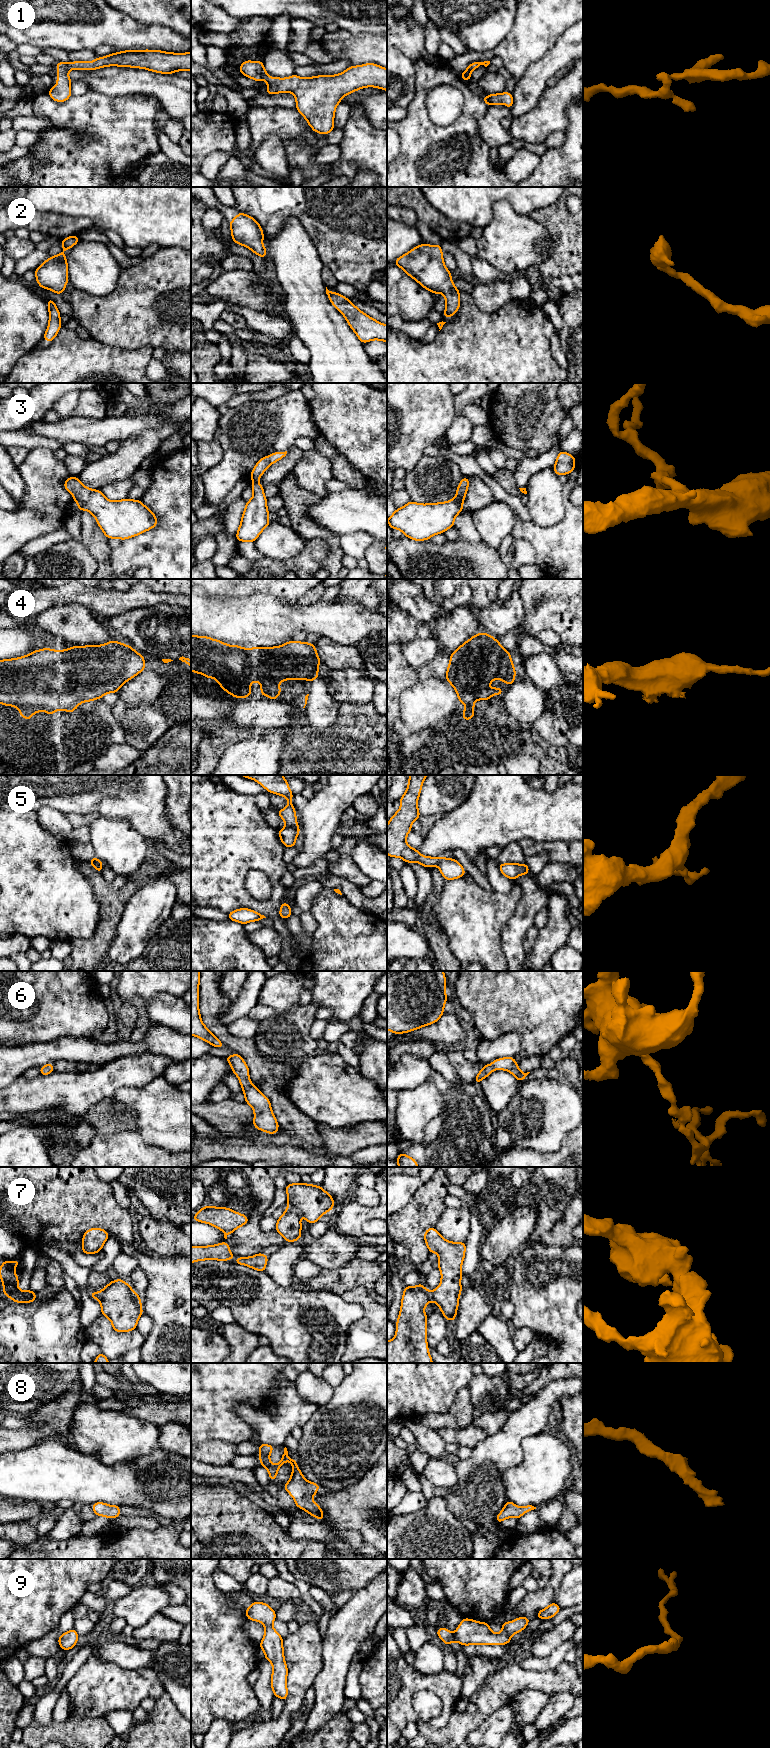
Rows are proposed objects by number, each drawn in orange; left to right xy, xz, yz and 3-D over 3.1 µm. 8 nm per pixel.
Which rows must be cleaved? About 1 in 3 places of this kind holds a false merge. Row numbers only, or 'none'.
7

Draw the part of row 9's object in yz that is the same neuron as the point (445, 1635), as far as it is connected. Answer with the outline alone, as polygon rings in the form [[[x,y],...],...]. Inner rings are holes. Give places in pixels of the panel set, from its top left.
[[[525,1616],[502,1624],[502,1631],[494,1633],[490,1630],[489,1623],[478,1622],[463,1618],[455,1633],[446,1628],[437,1628],[437,1635],[446,1644],[458,1642],[460,1645],[506,1645],[511,1641],[511,1636],[526,1628],[529,1621]]]

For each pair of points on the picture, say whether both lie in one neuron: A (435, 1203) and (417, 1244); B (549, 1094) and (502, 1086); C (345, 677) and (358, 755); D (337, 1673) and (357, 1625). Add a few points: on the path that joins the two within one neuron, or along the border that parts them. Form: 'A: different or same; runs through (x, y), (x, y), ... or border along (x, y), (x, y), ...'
A: same; runs through (425, 1213), (417, 1221), (417, 1234)
B: different; border along (517, 1090), (503, 1109)
C: different; border along (371, 701), (365, 704), (341, 703)
D: same; runs through (337, 1661), (339, 1646), (345, 1637)

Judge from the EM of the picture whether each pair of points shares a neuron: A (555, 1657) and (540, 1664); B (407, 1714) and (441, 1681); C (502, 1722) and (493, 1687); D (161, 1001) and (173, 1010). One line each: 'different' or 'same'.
A: same
B: same
C: different
D: same

